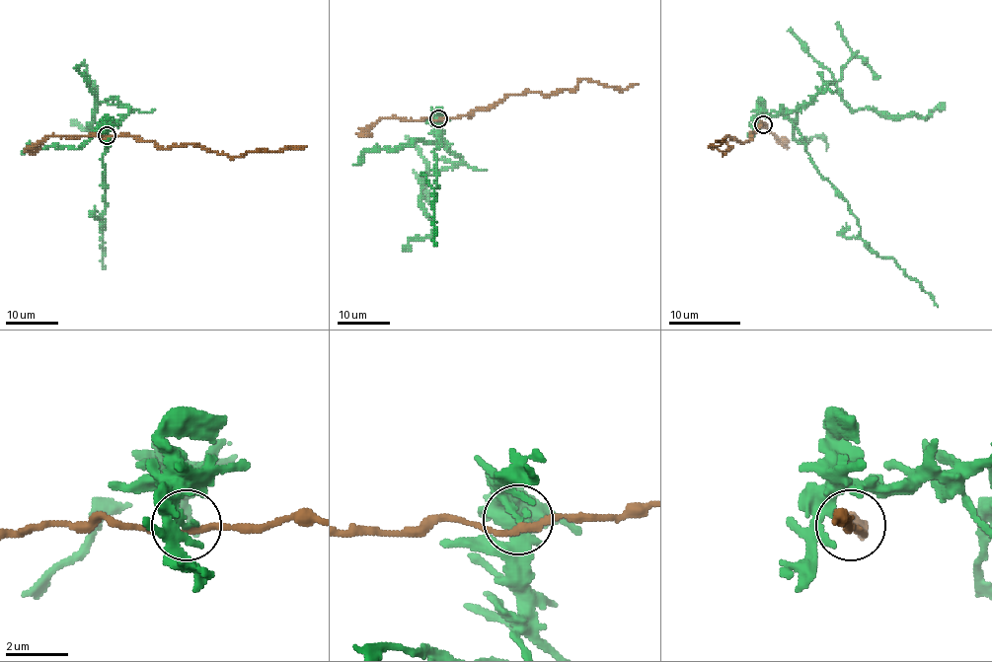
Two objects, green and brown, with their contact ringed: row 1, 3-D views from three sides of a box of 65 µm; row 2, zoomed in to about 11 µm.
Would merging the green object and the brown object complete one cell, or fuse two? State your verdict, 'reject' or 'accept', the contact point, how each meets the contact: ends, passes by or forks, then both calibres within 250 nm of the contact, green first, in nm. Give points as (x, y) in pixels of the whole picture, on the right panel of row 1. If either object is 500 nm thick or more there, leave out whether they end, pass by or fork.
reject; at (763, 124); green ends there; brown passes by; 280 nm thick on the green side, 200 nm on the other

